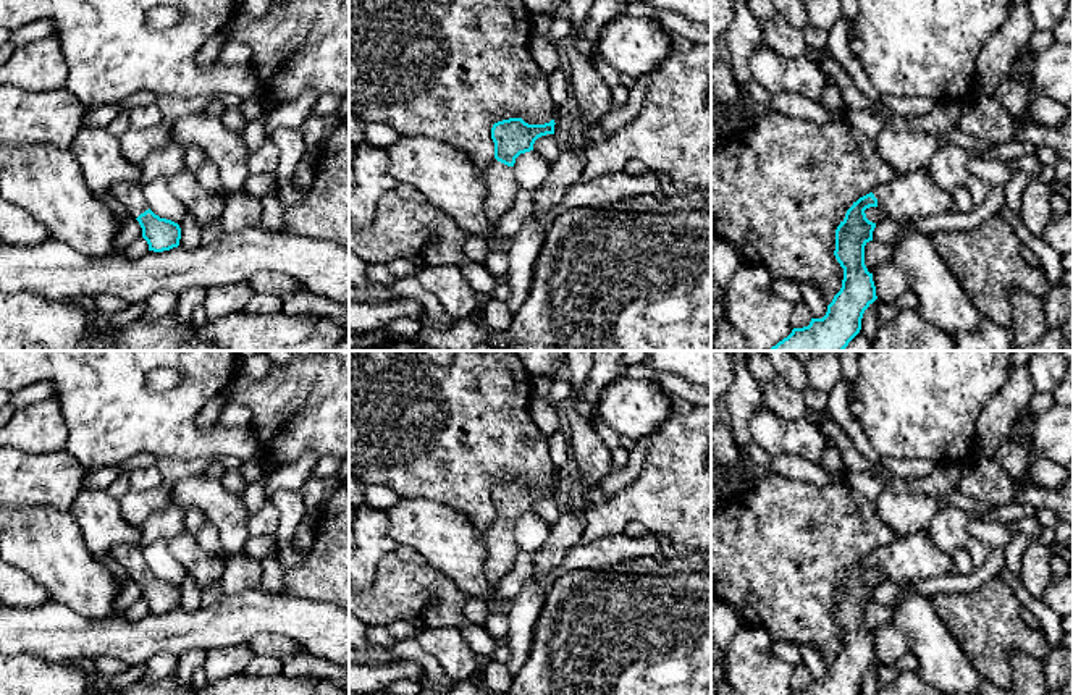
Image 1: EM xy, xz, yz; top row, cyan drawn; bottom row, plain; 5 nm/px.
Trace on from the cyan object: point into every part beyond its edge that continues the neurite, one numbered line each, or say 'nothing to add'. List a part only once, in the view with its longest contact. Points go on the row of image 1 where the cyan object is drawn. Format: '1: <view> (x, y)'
1: xz (501, 186)

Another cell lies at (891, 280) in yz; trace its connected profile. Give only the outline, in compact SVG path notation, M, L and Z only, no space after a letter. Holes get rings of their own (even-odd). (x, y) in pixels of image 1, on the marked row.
M894 259L879 263L873 272L876 296L881 302L894 302L910 289L910 275Z

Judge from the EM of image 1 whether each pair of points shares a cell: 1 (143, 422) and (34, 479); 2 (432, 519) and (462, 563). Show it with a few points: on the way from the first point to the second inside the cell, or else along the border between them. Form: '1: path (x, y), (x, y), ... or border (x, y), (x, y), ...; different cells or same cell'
1: border (65, 448), (86, 471); different cells
2: path (440, 530), (458, 551); same cell

